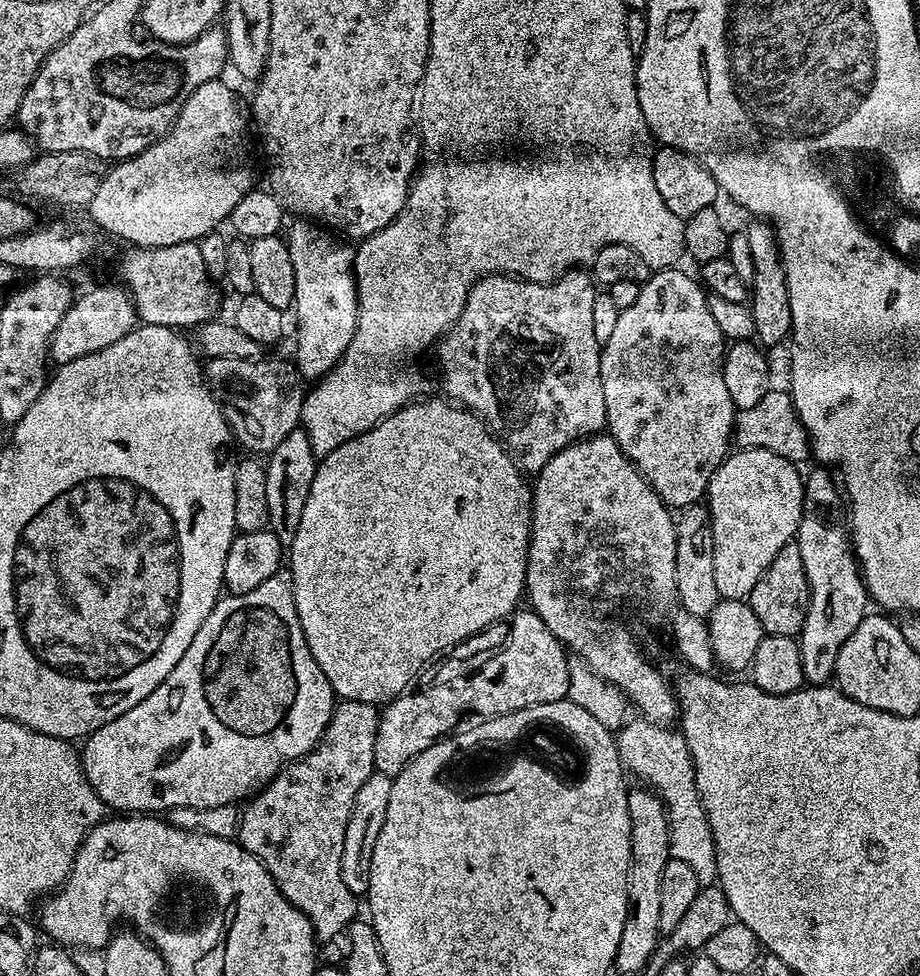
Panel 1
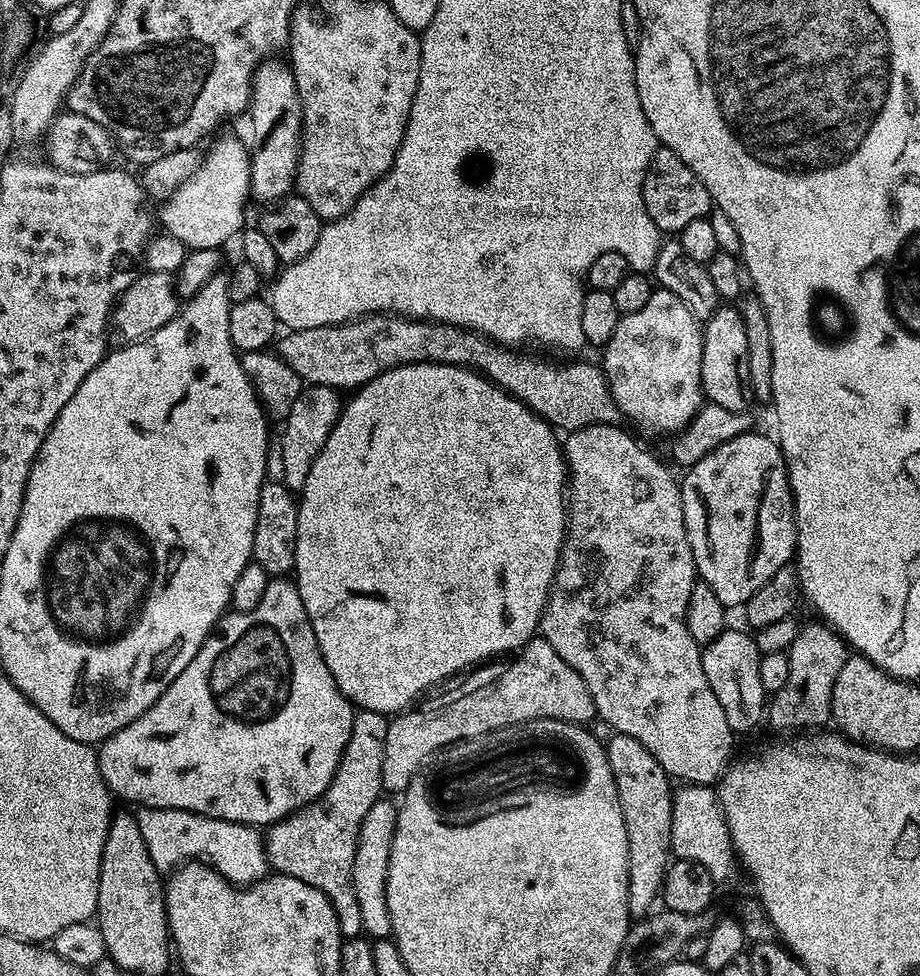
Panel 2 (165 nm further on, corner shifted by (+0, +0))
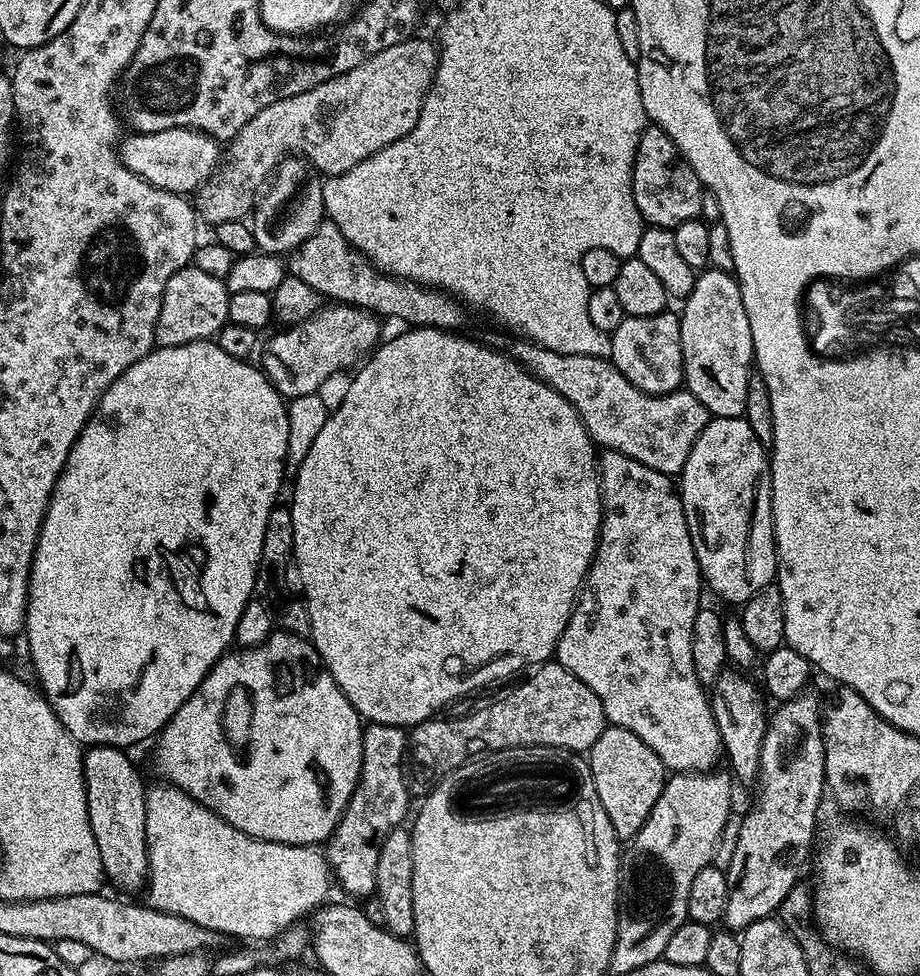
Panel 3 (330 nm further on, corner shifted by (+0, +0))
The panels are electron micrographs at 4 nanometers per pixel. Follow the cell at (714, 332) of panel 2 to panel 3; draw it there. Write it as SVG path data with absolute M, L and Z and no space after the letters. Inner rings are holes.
M709 267L697 275L694 290L683 297L682 304L684 309L679 309L678 315L687 391L692 392L713 417L743 416L754 357L750 318L746 318L746 306L742 306L739 282L732 272Z

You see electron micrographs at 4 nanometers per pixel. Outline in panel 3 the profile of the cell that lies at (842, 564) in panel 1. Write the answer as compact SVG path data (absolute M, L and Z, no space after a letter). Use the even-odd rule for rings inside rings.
M805 690L793 700L785 700L780 708L768 717L766 738L762 742L762 762L760 763L760 794L756 805L740 820L738 830L738 846L734 850L732 865L726 869L729 877L735 878L728 890L728 901L724 911L723 927L728 930L743 930L754 922L767 920L779 913L782 898L792 892L795 884L801 883L800 871L804 863L813 855L812 839L816 836L816 811L820 808L820 799L826 796L824 775L826 774L826 758L822 742L822 700L811 696Z

